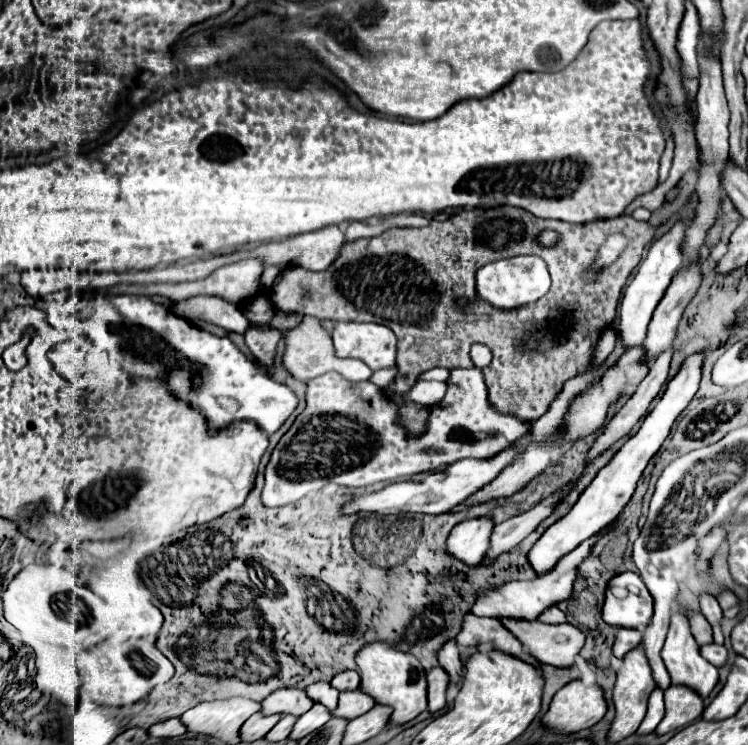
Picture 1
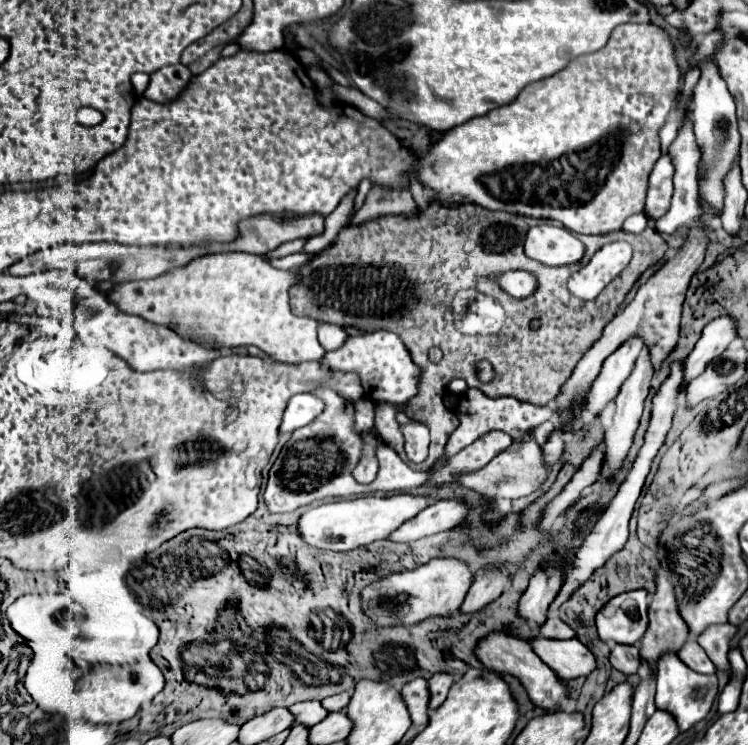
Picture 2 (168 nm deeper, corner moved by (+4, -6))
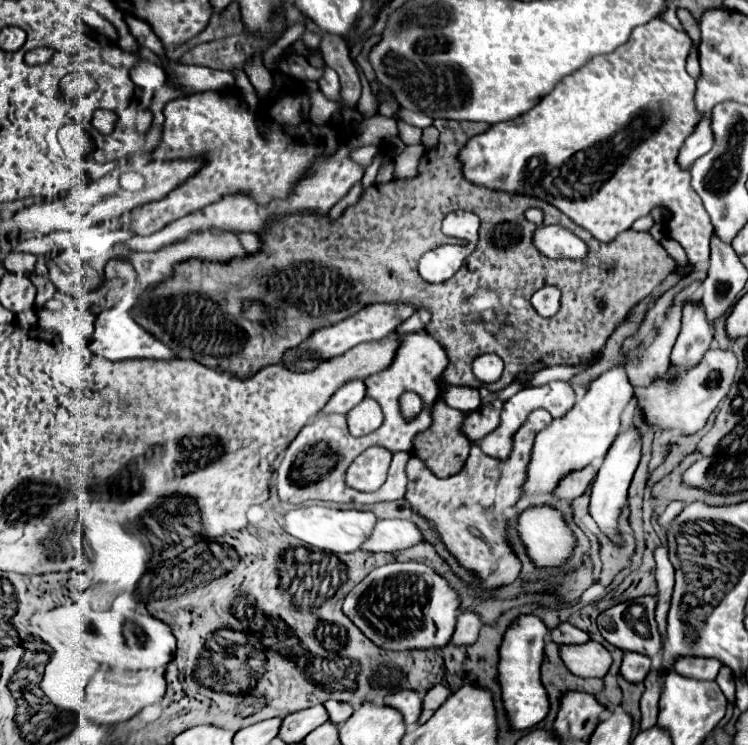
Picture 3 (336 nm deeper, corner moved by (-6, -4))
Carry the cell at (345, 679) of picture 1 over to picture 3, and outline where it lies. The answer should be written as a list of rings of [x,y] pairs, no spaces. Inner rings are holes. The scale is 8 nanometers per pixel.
[[[329,700],[323,704],[327,708],[327,714],[329,714],[329,722],[333,724],[343,724],[351,714],[353,714],[353,708],[351,704],[347,702],[337,702],[337,700]]]

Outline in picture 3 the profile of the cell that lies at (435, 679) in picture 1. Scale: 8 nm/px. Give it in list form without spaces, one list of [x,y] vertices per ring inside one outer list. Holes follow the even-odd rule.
[[[401,690],[401,692],[395,692],[391,696],[385,696],[383,704],[395,708],[401,712],[405,724],[415,724],[419,714],[421,714],[421,694],[413,692],[413,690]]]

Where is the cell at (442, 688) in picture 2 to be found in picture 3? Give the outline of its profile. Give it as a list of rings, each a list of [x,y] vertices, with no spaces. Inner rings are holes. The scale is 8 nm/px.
[[[441,684],[433,686],[433,688],[423,696],[423,710],[421,710],[421,716],[419,716],[419,724],[427,722],[427,720],[435,714],[435,710],[447,700],[447,696],[449,696],[449,688],[443,688]]]

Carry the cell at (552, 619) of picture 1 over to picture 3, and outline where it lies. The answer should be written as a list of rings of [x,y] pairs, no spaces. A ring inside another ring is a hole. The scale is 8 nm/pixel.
[[[563,622],[563,624],[559,624],[553,632],[551,632],[551,638],[553,638],[553,642],[555,644],[585,644],[587,640],[589,640],[589,636],[583,632],[583,630],[579,630],[579,628],[575,628],[575,626],[571,626],[569,622]]]

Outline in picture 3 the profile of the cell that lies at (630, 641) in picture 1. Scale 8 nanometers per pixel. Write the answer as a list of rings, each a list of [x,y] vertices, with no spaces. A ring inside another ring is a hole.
[[[625,652],[623,664],[621,664],[621,676],[627,682],[643,682],[647,672],[651,670],[651,660],[643,654],[635,654],[635,652]]]

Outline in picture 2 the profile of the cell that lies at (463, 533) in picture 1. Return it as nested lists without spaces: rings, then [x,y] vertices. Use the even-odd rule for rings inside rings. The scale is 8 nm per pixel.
[[[433,558],[427,564],[405,570],[399,574],[391,574],[371,586],[367,586],[363,596],[363,610],[365,614],[377,622],[379,626],[389,624],[413,624],[421,622],[433,614],[447,616],[453,614],[465,600],[471,586],[471,570],[467,562],[459,558]]]

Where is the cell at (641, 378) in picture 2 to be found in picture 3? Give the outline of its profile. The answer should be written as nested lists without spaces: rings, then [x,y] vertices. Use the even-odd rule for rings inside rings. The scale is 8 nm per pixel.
[[[627,430],[627,432],[621,432],[617,436],[617,440],[613,442],[613,446],[609,448],[607,456],[605,456],[605,462],[593,482],[593,488],[591,488],[591,502],[589,502],[589,514],[591,518],[595,520],[595,524],[599,526],[599,530],[603,534],[607,534],[617,546],[623,546],[623,536],[619,532],[619,514],[621,514],[621,508],[625,506],[627,502],[627,488],[631,484],[631,478],[633,478],[633,472],[639,464],[639,456],[641,456],[641,438],[639,438],[639,432],[637,430]]]

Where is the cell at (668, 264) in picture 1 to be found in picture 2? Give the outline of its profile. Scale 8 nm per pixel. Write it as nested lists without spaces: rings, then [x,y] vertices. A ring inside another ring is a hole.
[[[635,334],[633,338],[629,338],[629,342],[625,342],[625,346],[619,346],[617,352],[613,352],[603,362],[601,374],[593,382],[593,386],[591,386],[591,390],[585,398],[587,404],[583,406],[583,410],[589,410],[595,416],[601,414],[601,410],[617,396],[621,384],[631,374],[631,370],[635,366],[635,360],[637,360],[641,350],[643,350],[643,342]]]

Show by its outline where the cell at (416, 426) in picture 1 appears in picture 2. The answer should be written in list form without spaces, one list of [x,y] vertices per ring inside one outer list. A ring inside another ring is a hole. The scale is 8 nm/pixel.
[[[437,204],[437,206],[429,206],[427,212],[415,216],[411,220],[401,218],[401,216],[387,216],[387,218],[379,218],[379,220],[373,220],[373,222],[367,222],[367,224],[355,226],[355,228],[345,226],[339,232],[337,242],[331,248],[327,248],[317,258],[313,258],[309,264],[299,268],[301,270],[301,284],[293,286],[289,290],[289,304],[291,304],[293,314],[307,316],[307,318],[313,318],[317,322],[329,322],[329,324],[337,324],[337,326],[353,326],[353,328],[367,330],[367,332],[369,330],[395,332],[405,342],[413,362],[419,366],[421,382],[417,386],[417,394],[413,398],[409,398],[409,406],[405,406],[405,414],[409,418],[415,418],[415,420],[423,420],[431,430],[429,458],[425,462],[419,464],[409,462],[409,458],[403,450],[403,434],[399,432],[399,426],[395,424],[397,406],[389,406],[383,400],[375,402],[375,428],[377,428],[379,436],[383,438],[385,444],[393,446],[393,450],[413,470],[429,470],[433,466],[433,462],[443,454],[443,446],[445,446],[449,434],[459,425],[453,410],[447,409],[443,403],[443,394],[447,390],[447,384],[453,378],[463,378],[471,388],[479,388],[489,398],[513,396],[521,402],[529,402],[535,406],[549,404],[559,394],[561,384],[571,376],[575,364],[593,346],[593,342],[599,340],[603,328],[615,316],[615,310],[619,308],[619,304],[623,302],[625,294],[635,284],[635,280],[641,276],[641,272],[645,272],[649,266],[657,264],[667,250],[667,244],[661,238],[661,234],[655,228],[647,226],[639,236],[625,232],[625,230],[617,230],[617,232],[605,234],[605,236],[577,236],[585,244],[585,256],[581,258],[581,262],[575,262],[573,266],[545,266],[541,262],[533,262],[531,258],[523,256],[523,240],[525,240],[525,234],[533,222],[545,224],[547,220],[523,218],[519,214],[491,212],[491,210],[485,210],[485,208],[475,206],[475,204],[463,204],[457,210],[443,208]],[[613,240],[625,240],[633,246],[633,258],[627,264],[627,268],[615,280],[611,280],[609,286],[605,290],[601,290],[601,294],[593,302],[585,302],[585,300],[573,296],[567,290],[567,278],[575,270],[585,266],[591,260],[591,256],[605,242],[613,242]],[[515,268],[531,270],[541,280],[541,288],[537,288],[537,292],[525,300],[517,300],[517,298],[503,294],[503,290],[499,290],[497,284],[493,280],[489,280],[489,274],[501,274],[505,270],[515,270]],[[465,288],[473,288],[481,294],[493,296],[503,306],[507,318],[505,318],[505,324],[499,332],[501,336],[495,336],[495,334],[493,336],[467,336],[455,328],[451,302],[453,302],[455,294],[459,290],[465,290]],[[433,346],[441,348],[441,352],[443,352],[443,358],[437,364],[429,360],[429,350]],[[481,360],[489,360],[493,370],[495,370],[495,378],[491,382],[479,380],[477,364]]]

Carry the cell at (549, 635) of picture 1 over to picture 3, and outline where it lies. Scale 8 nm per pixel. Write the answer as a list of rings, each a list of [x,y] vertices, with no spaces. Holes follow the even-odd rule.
[[[595,640],[577,646],[561,646],[561,658],[571,674],[583,678],[603,678],[611,666],[611,654]]]

